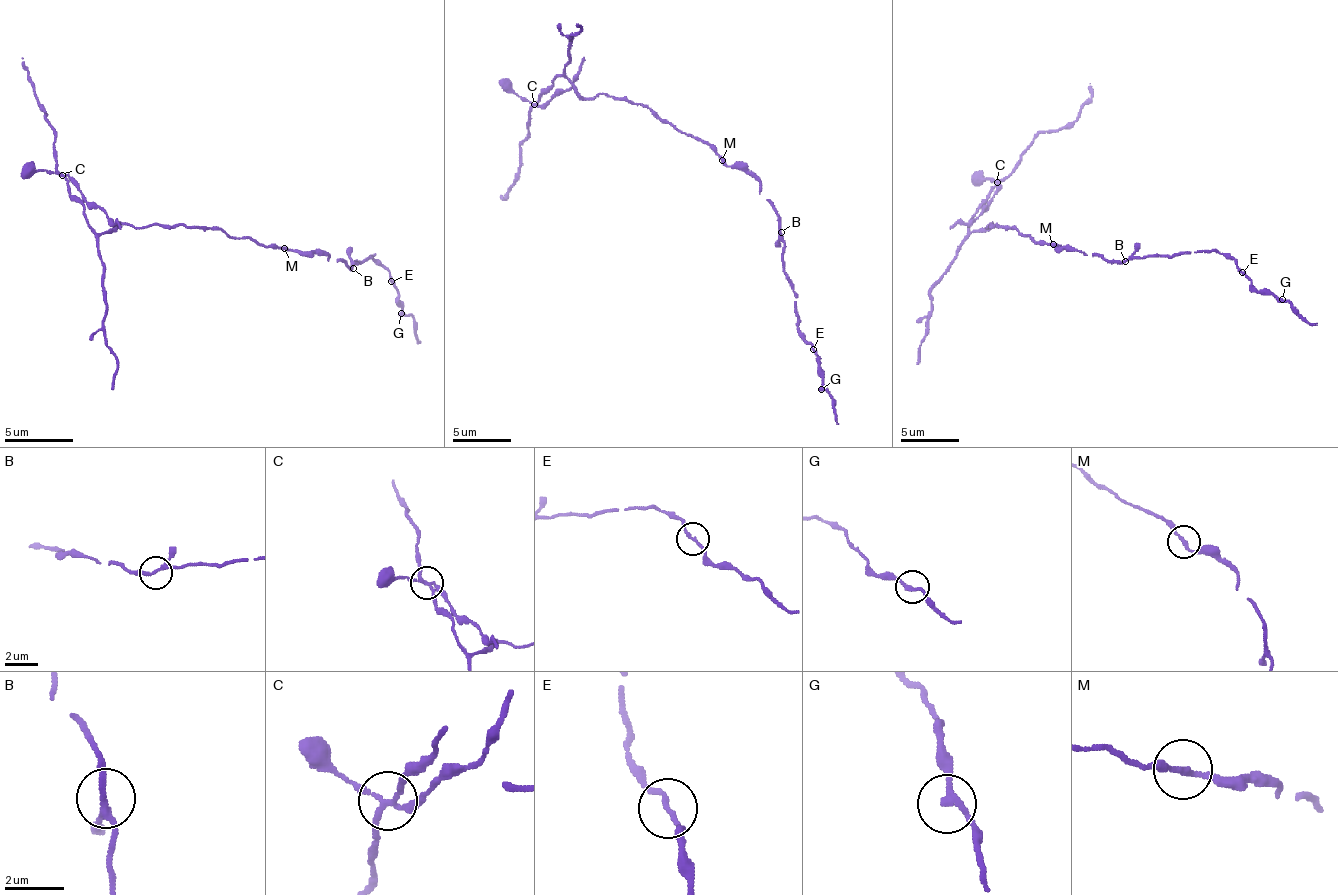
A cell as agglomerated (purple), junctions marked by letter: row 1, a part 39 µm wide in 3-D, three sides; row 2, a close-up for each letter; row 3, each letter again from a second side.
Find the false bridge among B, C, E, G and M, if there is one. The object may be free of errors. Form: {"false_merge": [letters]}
{"false_merge": ["C"]}

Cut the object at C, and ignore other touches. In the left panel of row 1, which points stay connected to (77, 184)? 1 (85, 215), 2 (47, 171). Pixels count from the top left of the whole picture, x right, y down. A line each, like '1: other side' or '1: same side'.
1: other side
2: same side

